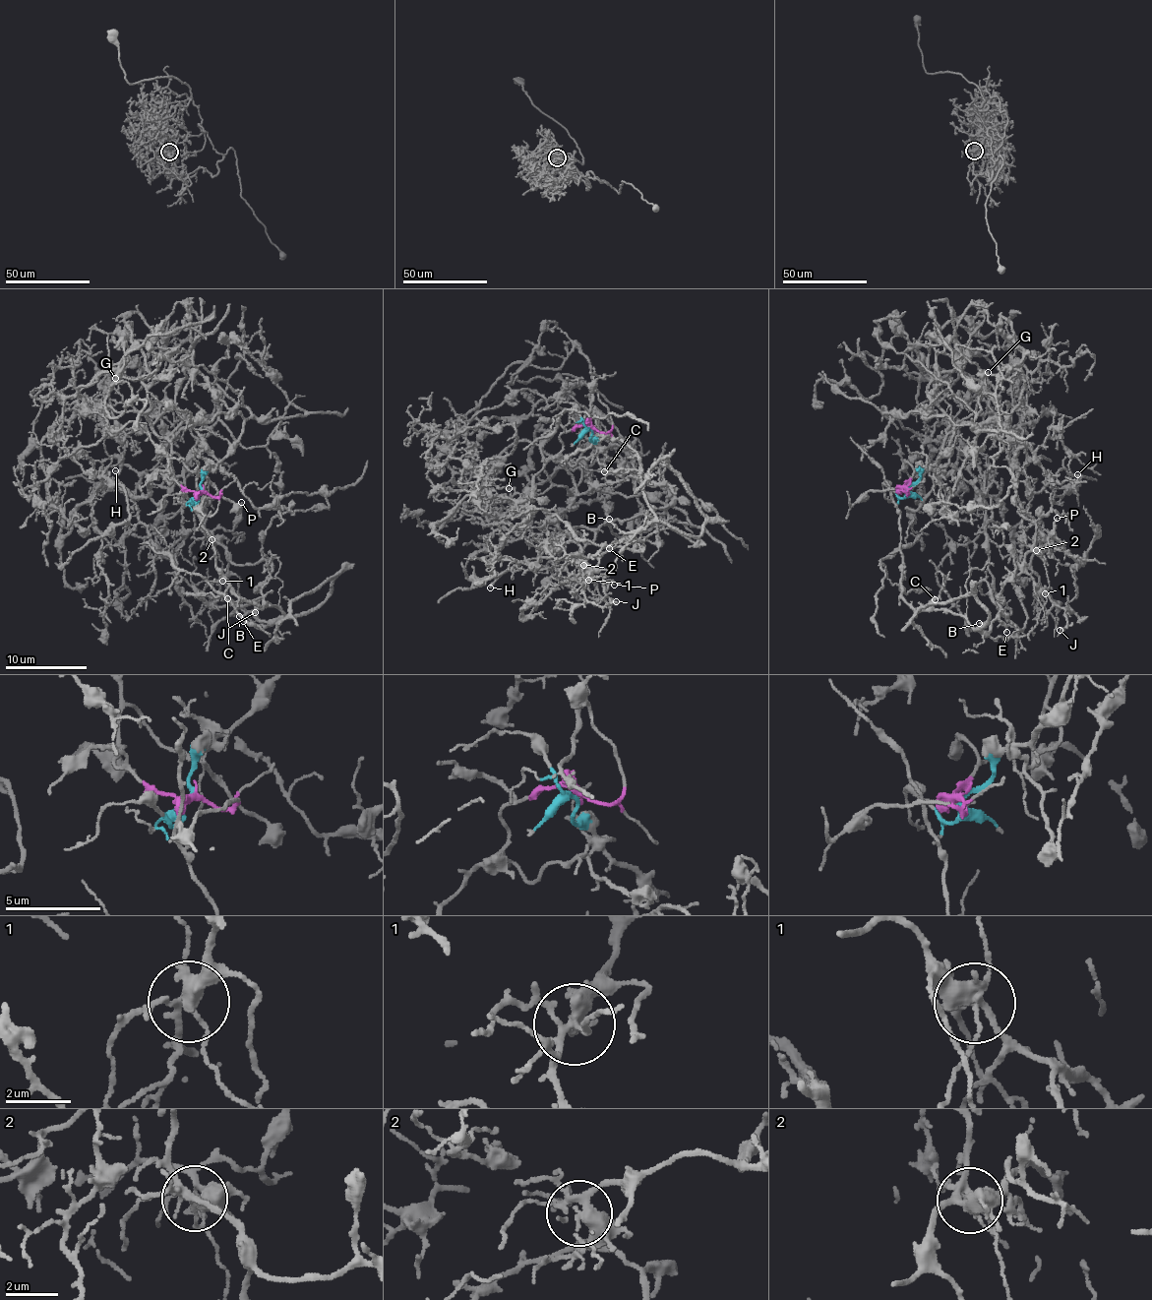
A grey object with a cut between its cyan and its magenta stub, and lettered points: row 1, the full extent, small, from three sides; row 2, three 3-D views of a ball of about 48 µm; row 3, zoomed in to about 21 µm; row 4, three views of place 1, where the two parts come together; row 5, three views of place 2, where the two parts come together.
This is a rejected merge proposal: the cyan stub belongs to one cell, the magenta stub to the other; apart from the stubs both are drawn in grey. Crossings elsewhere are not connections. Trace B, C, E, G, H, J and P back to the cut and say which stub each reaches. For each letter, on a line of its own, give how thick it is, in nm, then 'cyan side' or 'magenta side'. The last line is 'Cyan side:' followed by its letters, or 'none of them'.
B: calibre 110 nm; cyan side
C: calibre 100 nm; cyan side
E: calibre 110 nm; cyan side
G: calibre 130 nm; magenta side
H: calibre 180 nm; magenta side
J: calibre 260 nm; magenta side
P: calibre 130 nm; magenta side
Cyan side: B, C, E

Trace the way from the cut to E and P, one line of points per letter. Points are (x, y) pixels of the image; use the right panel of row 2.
E: (907, 487), (907, 493), (898, 500), (901, 594), (914, 608), (949, 609), (989, 631), (999, 620), (1007, 631)
P: (907, 487), (949, 433), (1004, 402), (1025, 445), (1015, 478), (1033, 548), (1052, 544), (1057, 518)

